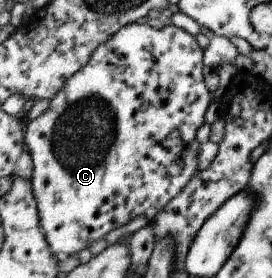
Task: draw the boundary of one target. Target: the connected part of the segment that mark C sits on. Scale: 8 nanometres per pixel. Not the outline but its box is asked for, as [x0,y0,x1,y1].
[27,21,213,260]

